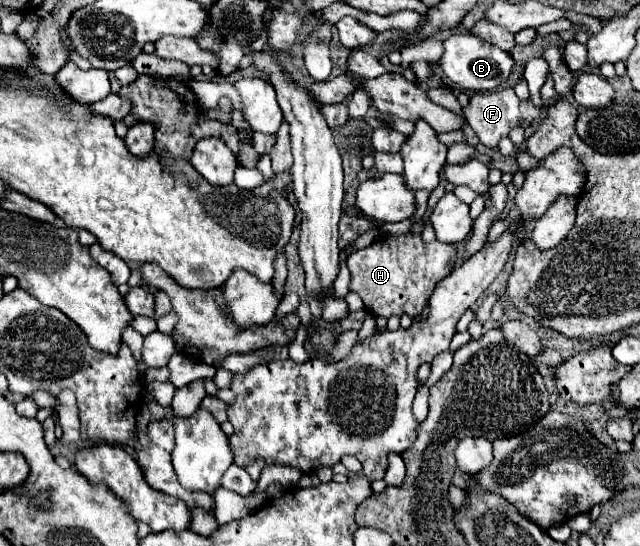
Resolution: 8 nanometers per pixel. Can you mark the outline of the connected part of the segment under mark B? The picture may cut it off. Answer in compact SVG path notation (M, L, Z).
M453 34L445 40L445 52L441 56L441 68L445 72L445 76L461 86L463 90L471 90L471 92L487 92L487 90L495 90L501 84L505 84L505 80L511 74L513 68L513 58L509 52L491 46L489 42L485 42L483 38L477 38L473 34Z

